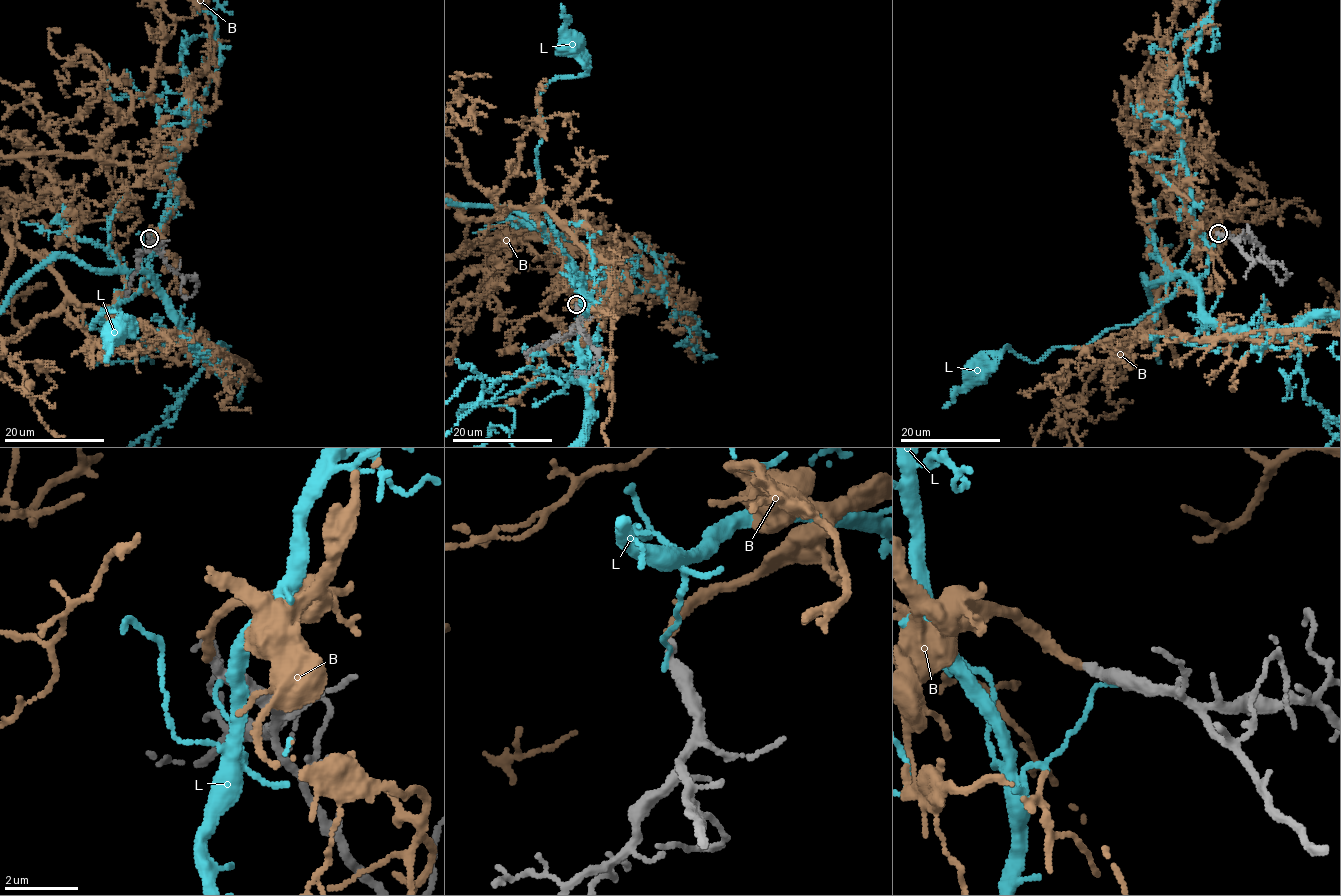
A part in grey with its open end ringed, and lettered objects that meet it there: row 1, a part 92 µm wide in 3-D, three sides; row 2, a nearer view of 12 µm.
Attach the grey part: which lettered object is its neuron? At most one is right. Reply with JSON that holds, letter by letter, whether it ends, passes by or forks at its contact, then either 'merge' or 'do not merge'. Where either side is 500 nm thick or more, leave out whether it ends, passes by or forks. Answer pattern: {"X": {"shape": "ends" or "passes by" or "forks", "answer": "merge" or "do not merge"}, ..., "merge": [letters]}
{"B": {"shape": "ends", "answer": "merge"}, "L": {"shape": "ends", "answer": "do not merge"}, "merge": ["B"]}

